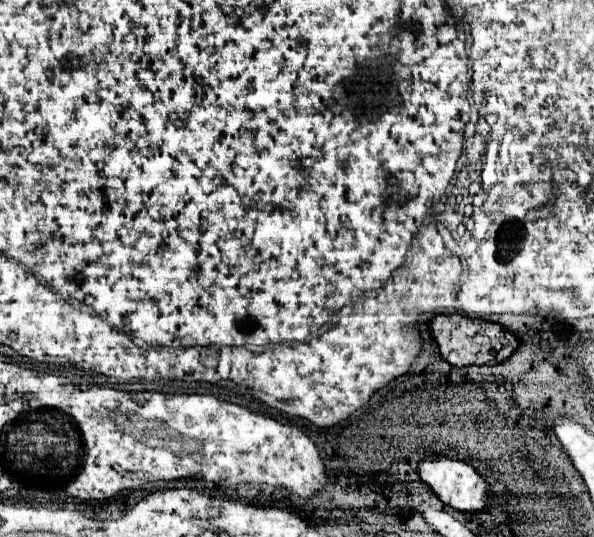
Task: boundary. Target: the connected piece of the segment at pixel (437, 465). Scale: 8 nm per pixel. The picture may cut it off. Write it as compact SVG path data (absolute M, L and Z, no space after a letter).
M443 456L427 458L419 464L419 476L425 484L429 484L433 488L433 492L439 496L441 502L449 504L455 510L475 512L475 510L483 510L489 506L489 492L487 492L485 478L461 460L451 460L451 458L443 458Z

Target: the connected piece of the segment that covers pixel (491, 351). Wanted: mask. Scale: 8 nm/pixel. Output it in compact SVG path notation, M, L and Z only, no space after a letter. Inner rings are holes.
M461 314L435 316L433 322L431 322L431 332L433 332L433 336L439 344L441 356L453 366L501 364L519 346L519 340L515 340L515 334L505 332L505 328L501 324L479 320L479 318L467 318L467 316L461 316Z

